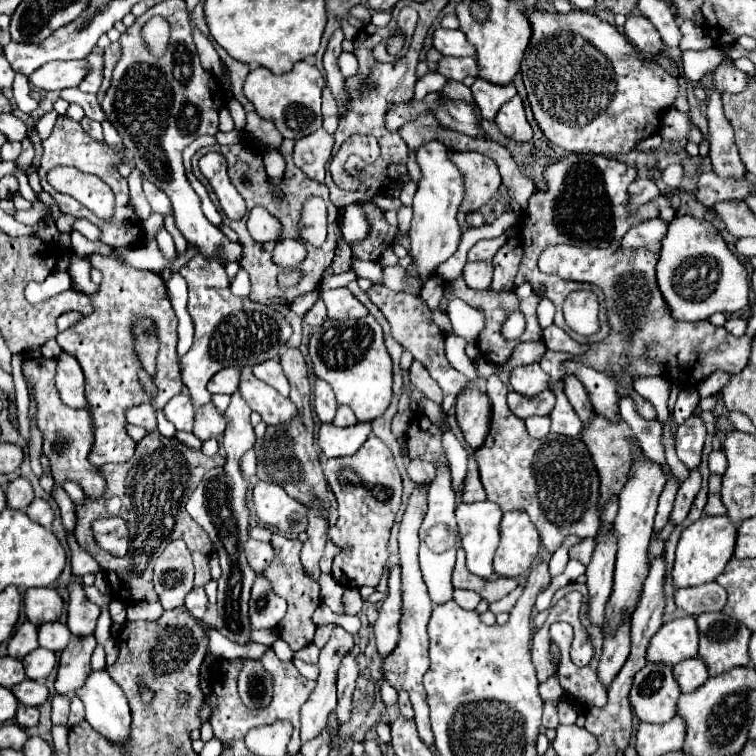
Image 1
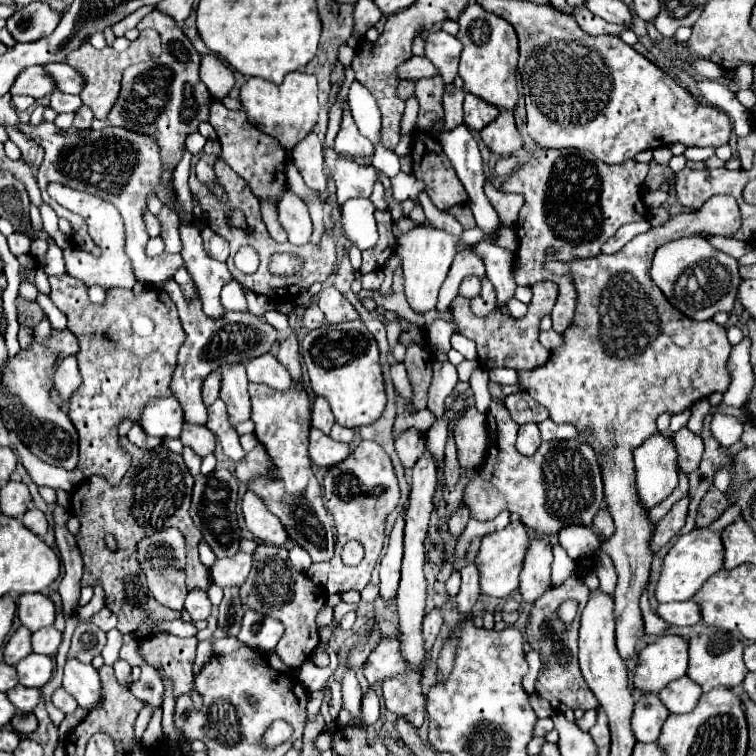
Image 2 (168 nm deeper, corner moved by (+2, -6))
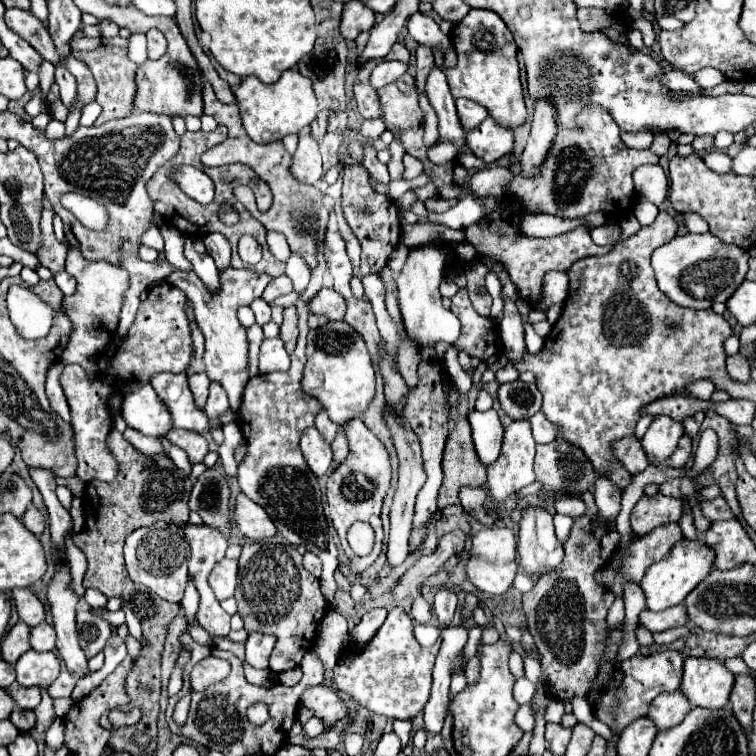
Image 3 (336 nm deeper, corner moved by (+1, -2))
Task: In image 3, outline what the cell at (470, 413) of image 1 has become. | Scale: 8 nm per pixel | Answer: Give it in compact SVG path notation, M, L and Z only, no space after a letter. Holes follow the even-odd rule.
M466 418L456 422L454 432L446 440L444 450L444 482L438 494L438 506L460 506L458 492L464 486L486 484L486 466L478 460L474 452L474 442L470 436L470 422Z

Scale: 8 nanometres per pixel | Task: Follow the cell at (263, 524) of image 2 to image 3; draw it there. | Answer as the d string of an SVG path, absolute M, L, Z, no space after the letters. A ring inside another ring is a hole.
M238 494L236 498L234 520L238 530L250 540L264 540L276 536L274 522L266 514L266 510L256 502L252 502L246 494Z

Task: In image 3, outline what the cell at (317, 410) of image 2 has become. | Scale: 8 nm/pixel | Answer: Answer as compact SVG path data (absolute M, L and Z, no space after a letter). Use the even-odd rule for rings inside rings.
M324 408L318 412L318 416L316 416L316 424L314 424L314 426L318 428L318 432L322 434L322 438L324 438L326 442L332 442L334 436L336 436L336 432L340 430L340 426L334 424L334 422L326 416L326 410L324 410Z

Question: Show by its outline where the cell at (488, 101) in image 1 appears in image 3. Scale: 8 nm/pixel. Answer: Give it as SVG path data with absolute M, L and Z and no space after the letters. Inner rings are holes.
M456 98L456 108L458 108L458 116L460 122L466 130L476 128L484 118L488 118L488 110L476 102L470 102L466 98Z

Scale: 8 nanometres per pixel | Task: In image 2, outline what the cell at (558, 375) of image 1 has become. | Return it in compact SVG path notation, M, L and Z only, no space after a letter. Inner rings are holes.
M713 196L709 202L701 206L697 212L669 216L669 220L657 228L651 228L645 234L635 236L627 242L617 254L605 256L597 254L585 260L571 260L569 264L563 262L549 262L549 270L555 274L571 274L573 284L577 290L577 310L571 328L563 332L563 344L555 348L549 360L543 366L531 370L517 370L521 388L527 390L539 404L549 410L549 418L557 424L569 422L577 428L579 436L595 450L597 462L601 466L601 476L605 484L605 502L615 522L615 534L601 544L599 548L611 556L619 582L615 590L615 624L617 624L617 650L621 658L629 658L635 654L637 644L643 638L643 618L639 608L641 592L649 580L649 566L651 566L651 520L645 508L639 502L637 488L635 488L635 466L633 466L633 450L643 444L643 440L657 432L655 420L669 412L677 414L685 408L691 408L695 402L711 396L713 392L725 392L729 384L727 376L727 360L731 352L731 344L727 340L725 326L715 324L713 320L697 322L687 318L683 312L673 308L663 292L653 284L649 276L651 258L659 246L665 242L695 236L701 232L731 236L739 230L741 216L737 210L737 202L733 196Z

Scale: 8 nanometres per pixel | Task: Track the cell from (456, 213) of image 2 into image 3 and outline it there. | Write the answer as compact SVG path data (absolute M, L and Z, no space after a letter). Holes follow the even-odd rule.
M430 198L428 202L426 202L426 210L432 210L432 212L446 212L446 210L450 210L454 204L456 204L458 200L444 200L444 198Z

